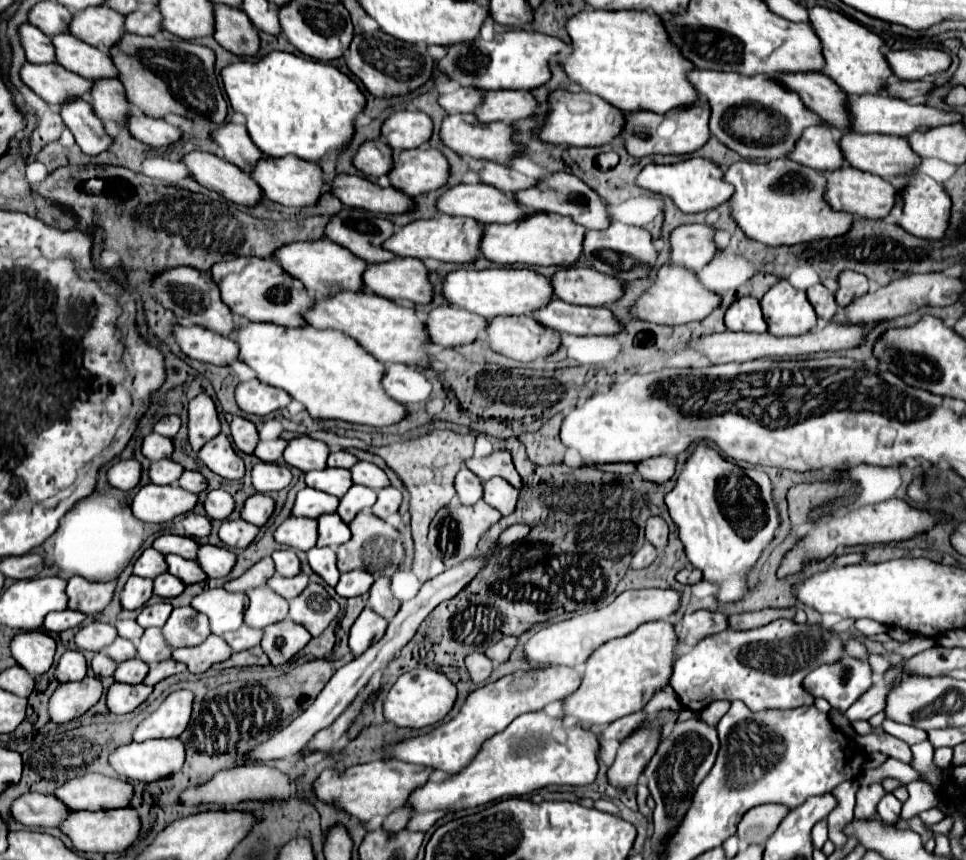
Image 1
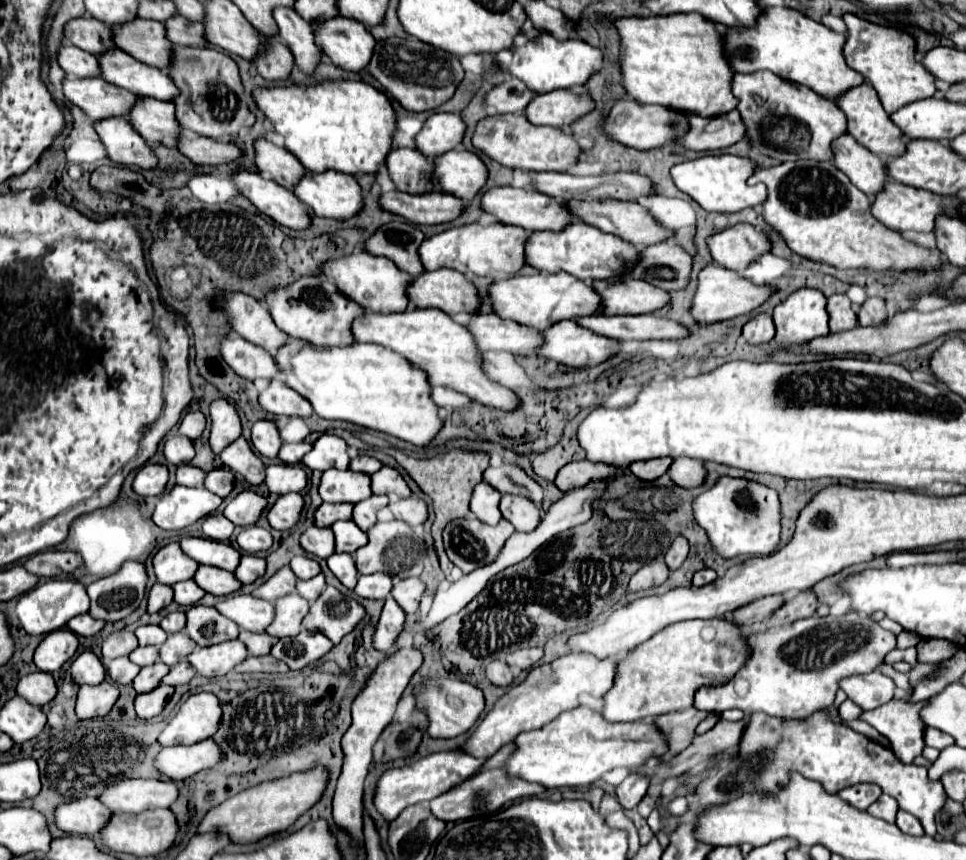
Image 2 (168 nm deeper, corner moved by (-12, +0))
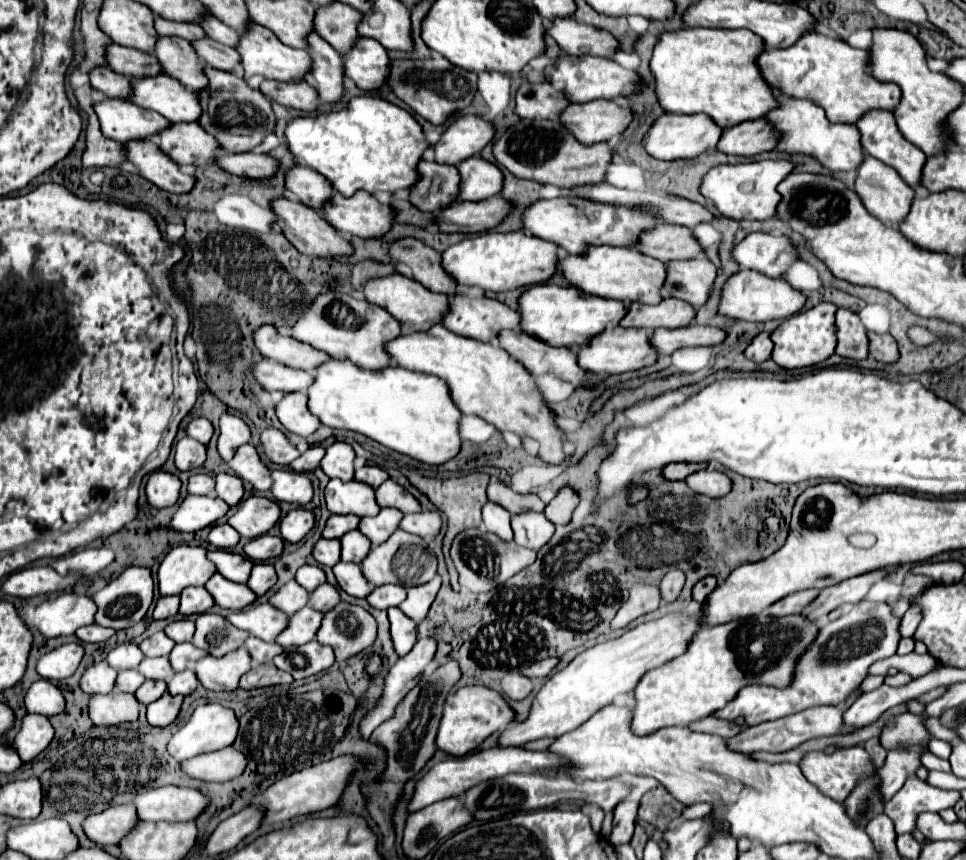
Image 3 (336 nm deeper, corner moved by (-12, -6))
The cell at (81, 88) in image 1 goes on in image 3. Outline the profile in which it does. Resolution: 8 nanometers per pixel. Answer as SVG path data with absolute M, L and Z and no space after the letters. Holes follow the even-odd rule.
M109 98L95 104L95 112L101 122L101 132L117 142L157 138L163 128L171 126L161 114L141 108L131 100Z

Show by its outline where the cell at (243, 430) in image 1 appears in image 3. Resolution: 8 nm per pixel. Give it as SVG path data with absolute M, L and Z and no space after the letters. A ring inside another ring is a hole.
M269 428L261 432L261 442L263 442L263 450L267 454L267 458L275 464L281 466L289 466L295 458L299 458L299 450L287 440L287 436L281 430Z

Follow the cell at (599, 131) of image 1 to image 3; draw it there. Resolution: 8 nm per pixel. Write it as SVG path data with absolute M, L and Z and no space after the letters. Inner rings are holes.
M665 114L661 116L653 128L645 136L645 148L651 156L659 160L677 160L677 158L697 158L705 154L707 150L715 150L717 142L721 140L723 128L715 126L715 122L709 116L703 114L691 114L691 116L677 116L677 114Z

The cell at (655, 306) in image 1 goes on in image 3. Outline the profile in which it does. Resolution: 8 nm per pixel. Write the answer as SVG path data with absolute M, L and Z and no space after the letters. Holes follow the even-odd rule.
M741 270L739 274L731 276L729 282L723 288L723 300L719 306L719 312L737 318L737 320L749 320L749 322L767 322L775 318L789 318L797 314L805 306L805 296L795 290L791 284L787 284L783 278L769 278L755 270Z

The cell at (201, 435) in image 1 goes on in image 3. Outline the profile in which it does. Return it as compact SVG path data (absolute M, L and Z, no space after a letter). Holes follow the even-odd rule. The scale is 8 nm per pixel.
M223 414L221 422L219 422L219 454L225 462L231 460L231 456L235 456L237 448L247 444L251 440L251 430L249 426L235 414Z

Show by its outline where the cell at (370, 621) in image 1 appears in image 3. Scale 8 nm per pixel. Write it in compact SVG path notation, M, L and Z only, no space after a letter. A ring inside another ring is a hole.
M389 608L389 622L391 622L391 638L399 656L407 654L413 644L417 642L417 624L405 616L399 608Z

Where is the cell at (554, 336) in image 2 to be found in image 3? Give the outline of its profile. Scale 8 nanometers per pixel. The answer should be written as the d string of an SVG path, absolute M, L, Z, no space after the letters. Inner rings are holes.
M615 328L613 332L605 330L603 334L595 336L589 346L579 350L579 366L595 374L623 374L653 366L655 362L657 352L651 348L649 330L645 328Z

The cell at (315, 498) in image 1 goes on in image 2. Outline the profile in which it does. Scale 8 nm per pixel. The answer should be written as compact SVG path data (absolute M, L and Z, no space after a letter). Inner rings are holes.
M323 502L315 512L315 526L331 526L337 520L349 520L351 510L353 510L353 504Z

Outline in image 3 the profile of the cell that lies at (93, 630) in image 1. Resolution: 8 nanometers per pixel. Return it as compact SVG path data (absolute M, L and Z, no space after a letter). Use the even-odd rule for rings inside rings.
M127 642L127 644L113 648L107 656L107 662L109 662L109 666L113 666L117 670L127 670L127 668L137 668L143 658L145 658L143 652L135 644Z

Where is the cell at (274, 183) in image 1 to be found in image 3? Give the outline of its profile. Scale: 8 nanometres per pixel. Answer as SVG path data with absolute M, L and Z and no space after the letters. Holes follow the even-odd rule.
M363 190L351 198L335 192L333 200L325 202L321 212L343 236L357 238L385 236L393 228L397 216L389 204L381 204L375 196Z

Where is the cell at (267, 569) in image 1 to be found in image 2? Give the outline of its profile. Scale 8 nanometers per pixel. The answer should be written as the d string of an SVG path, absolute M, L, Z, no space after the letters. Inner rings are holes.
M283 566L275 572L275 576L271 576L267 582L263 582L257 590L253 590L255 598L263 598L269 602L275 602L277 598L281 598L283 594L291 594L295 592L295 574L289 566Z

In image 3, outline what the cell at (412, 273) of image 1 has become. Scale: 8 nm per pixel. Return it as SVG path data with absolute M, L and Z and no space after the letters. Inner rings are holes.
M467 294L449 296L449 312L443 326L451 332L481 342L491 342L501 330L519 330L519 312L491 298L469 298Z

